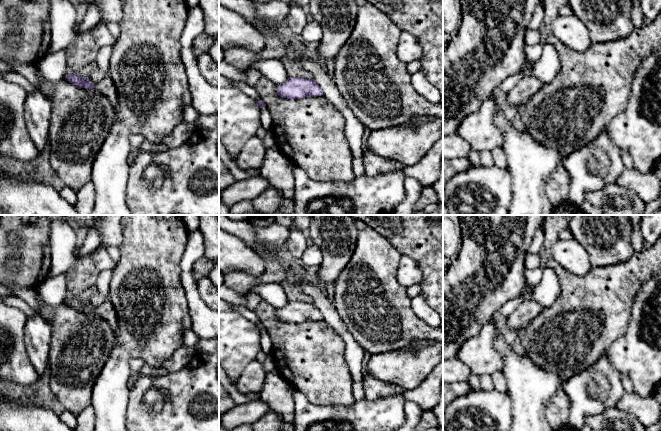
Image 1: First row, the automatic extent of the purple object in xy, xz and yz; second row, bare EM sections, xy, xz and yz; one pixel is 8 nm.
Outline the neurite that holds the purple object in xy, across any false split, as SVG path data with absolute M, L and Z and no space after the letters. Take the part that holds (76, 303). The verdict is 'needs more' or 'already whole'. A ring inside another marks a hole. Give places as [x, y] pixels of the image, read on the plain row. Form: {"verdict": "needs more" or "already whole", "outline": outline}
{"verdict": "needs more", "outline": "M66 297L65 302L67 302L70 307L73 307L78 311L85 313L95 313L96 315L100 316L110 325L111 329L116 333L118 327L118 319L116 310L109 299L107 299L96 308L93 308L89 302L85 303L79 298Z"}

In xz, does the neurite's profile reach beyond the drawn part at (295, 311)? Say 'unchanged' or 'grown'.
unchanged

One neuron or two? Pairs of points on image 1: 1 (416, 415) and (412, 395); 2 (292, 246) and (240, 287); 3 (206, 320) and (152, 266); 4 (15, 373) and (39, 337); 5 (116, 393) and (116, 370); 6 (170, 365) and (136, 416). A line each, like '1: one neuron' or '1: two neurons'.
1: two neurons
2: two neurons
3: two neurons
4: two neurons
5: one neuron
6: two neurons

